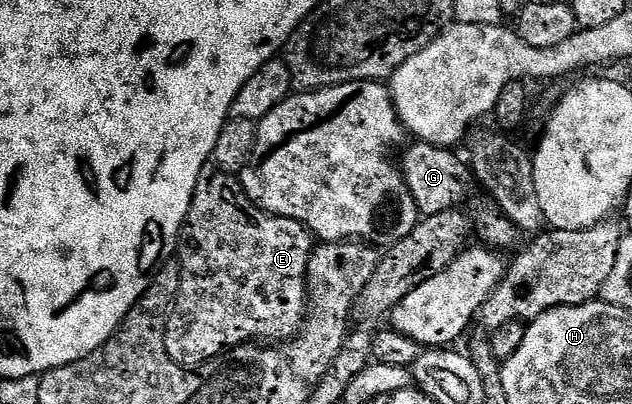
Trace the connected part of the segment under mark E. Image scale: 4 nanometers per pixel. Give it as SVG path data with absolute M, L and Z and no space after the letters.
M205 170L200 174L200 181L192 199L192 205L184 219L184 230L180 233L178 257L180 256L180 272L178 271L178 291L174 297L174 311L168 317L166 330L166 350L174 362L184 368L195 369L203 366L225 352L239 348L249 342L287 342L293 336L300 335L306 319L306 281L308 278L308 263L314 251L314 237L303 224L296 220L288 220L285 216L271 216L263 212L246 194L243 184L235 175L219 170Z

